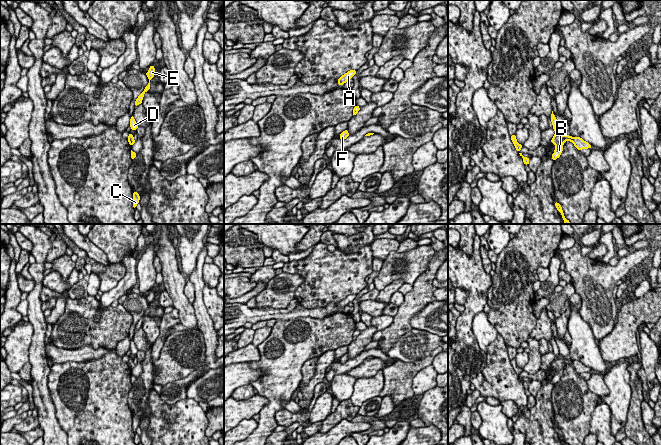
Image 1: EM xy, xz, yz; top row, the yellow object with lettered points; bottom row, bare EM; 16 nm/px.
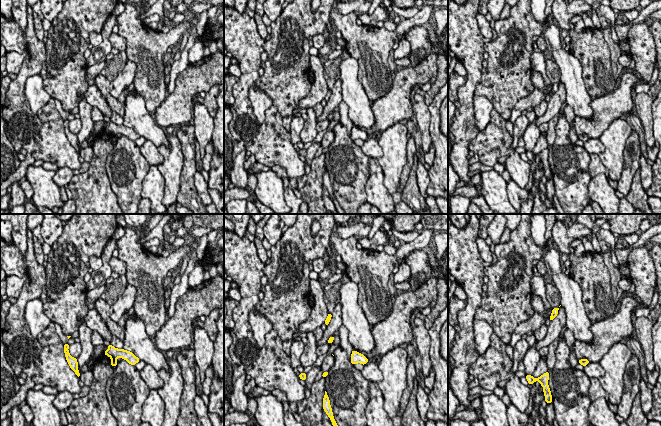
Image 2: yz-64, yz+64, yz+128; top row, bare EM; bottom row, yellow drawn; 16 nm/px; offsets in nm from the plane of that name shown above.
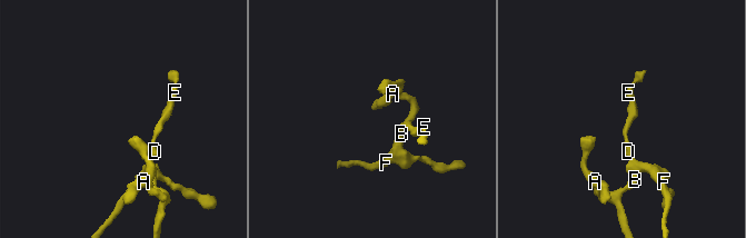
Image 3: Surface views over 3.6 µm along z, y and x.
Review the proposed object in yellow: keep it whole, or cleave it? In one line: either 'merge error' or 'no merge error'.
no merge error

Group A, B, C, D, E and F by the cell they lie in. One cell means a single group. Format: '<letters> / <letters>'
A B C D E F

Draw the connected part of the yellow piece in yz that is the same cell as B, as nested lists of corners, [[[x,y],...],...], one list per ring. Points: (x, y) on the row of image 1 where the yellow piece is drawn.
[[[552,111],[550,119],[553,124],[553,129],[555,130],[555,135],[553,136],[553,138],[551,140],[551,143],[553,143],[556,146],[555,151],[554,151],[553,155],[551,156],[551,158],[553,160],[556,160],[557,158],[560,157],[560,154],[563,151],[563,144],[565,141],[571,141],[578,150],[587,149],[587,148],[591,149],[592,146],[588,142],[585,142],[580,137],[571,137],[569,135],[559,135],[558,134],[559,124],[556,120],[556,117],[555,117],[553,111]]]

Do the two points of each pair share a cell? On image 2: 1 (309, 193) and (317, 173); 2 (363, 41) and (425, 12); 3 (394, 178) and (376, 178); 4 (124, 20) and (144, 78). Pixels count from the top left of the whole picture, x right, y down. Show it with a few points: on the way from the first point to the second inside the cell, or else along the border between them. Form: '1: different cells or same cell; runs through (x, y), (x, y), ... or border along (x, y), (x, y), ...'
1: same cell; runs through (313, 188), (315, 178)
2: same cell; runs through (378, 41), (392, 36), (406, 24), (410, 23)
3: different cells; border along (382, 170), (384, 185), (391, 195)
4: same cell; runs through (137, 34), (144, 64)

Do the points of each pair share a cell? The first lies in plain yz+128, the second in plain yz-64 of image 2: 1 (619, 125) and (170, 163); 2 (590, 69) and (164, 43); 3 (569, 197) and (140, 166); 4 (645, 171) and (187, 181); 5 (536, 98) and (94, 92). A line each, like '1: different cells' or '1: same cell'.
1: same cell
2: same cell
3: same cell
4: different cells
5: same cell

